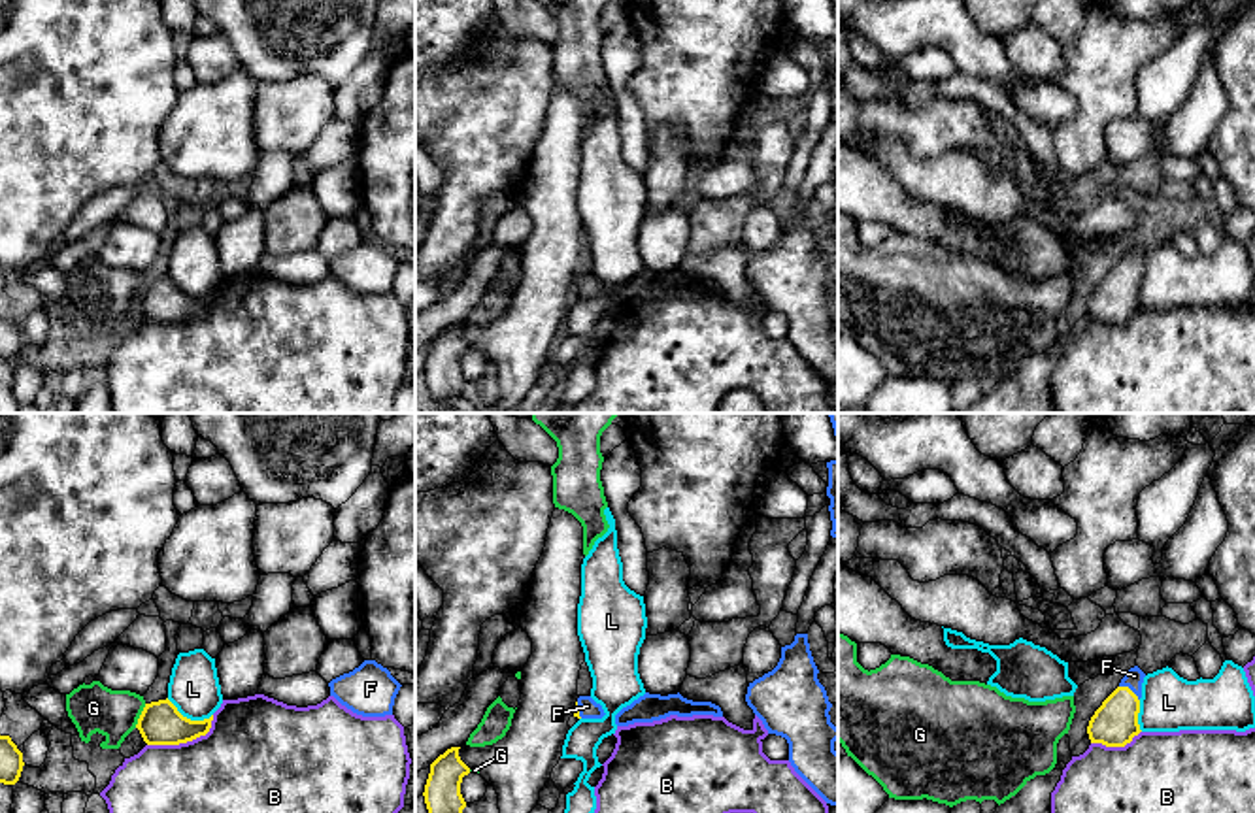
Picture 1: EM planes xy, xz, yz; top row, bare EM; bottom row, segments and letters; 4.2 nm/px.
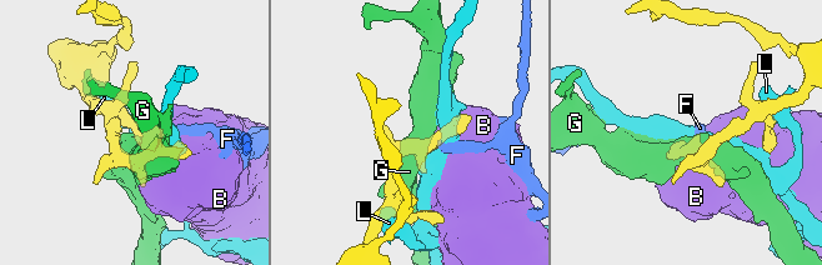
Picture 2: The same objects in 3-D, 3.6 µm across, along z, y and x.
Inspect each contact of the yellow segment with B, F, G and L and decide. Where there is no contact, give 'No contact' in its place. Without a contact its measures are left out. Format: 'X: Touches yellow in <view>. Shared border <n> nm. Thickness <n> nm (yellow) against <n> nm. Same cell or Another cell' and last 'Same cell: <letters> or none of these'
B: Touches yellow in xy. Shared border 320 nm. Thickness 180 nm (yellow) against 400 nm. Another cell
F: Touches yellow in yz. Shared border 110 nm. Thickness 190 nm (yellow) against 80 nm. Same cell
G: Touches yellow in xy. Shared border 120 nm. Thickness 180 nm (yellow) against 220 nm. Another cell
L: Touches yellow in xy. Shared border 220 nm. Thickness 180 nm (yellow) against 220 nm. Another cell
Same cell: F

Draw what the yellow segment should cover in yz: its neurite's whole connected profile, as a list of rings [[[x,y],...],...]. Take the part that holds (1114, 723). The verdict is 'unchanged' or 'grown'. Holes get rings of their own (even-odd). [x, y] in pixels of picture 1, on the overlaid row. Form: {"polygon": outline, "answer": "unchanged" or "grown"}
{"polygon": [[[1138,666],[1125,673],[1119,687],[1102,702],[1089,721],[1087,734],[1091,743],[1125,747],[1142,732],[1138,713],[1144,677],[1146,673]]], "answer": "grown"}

